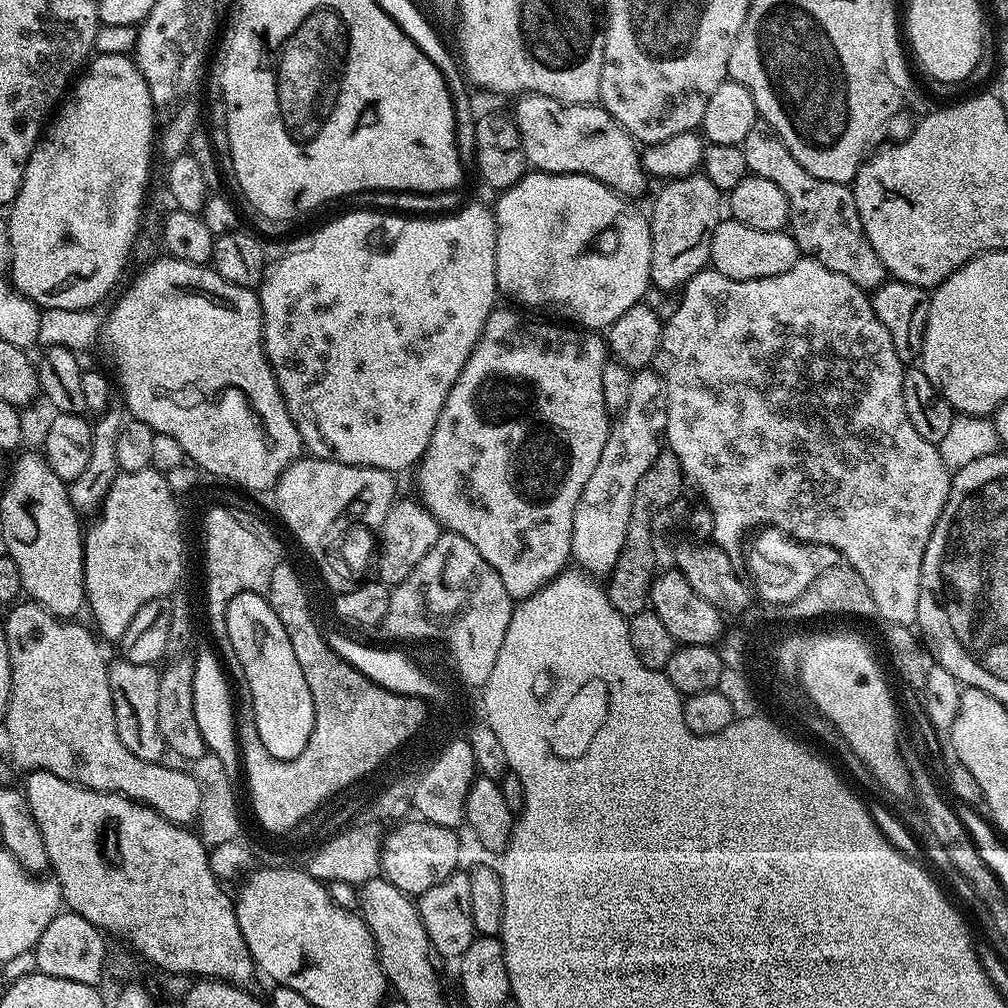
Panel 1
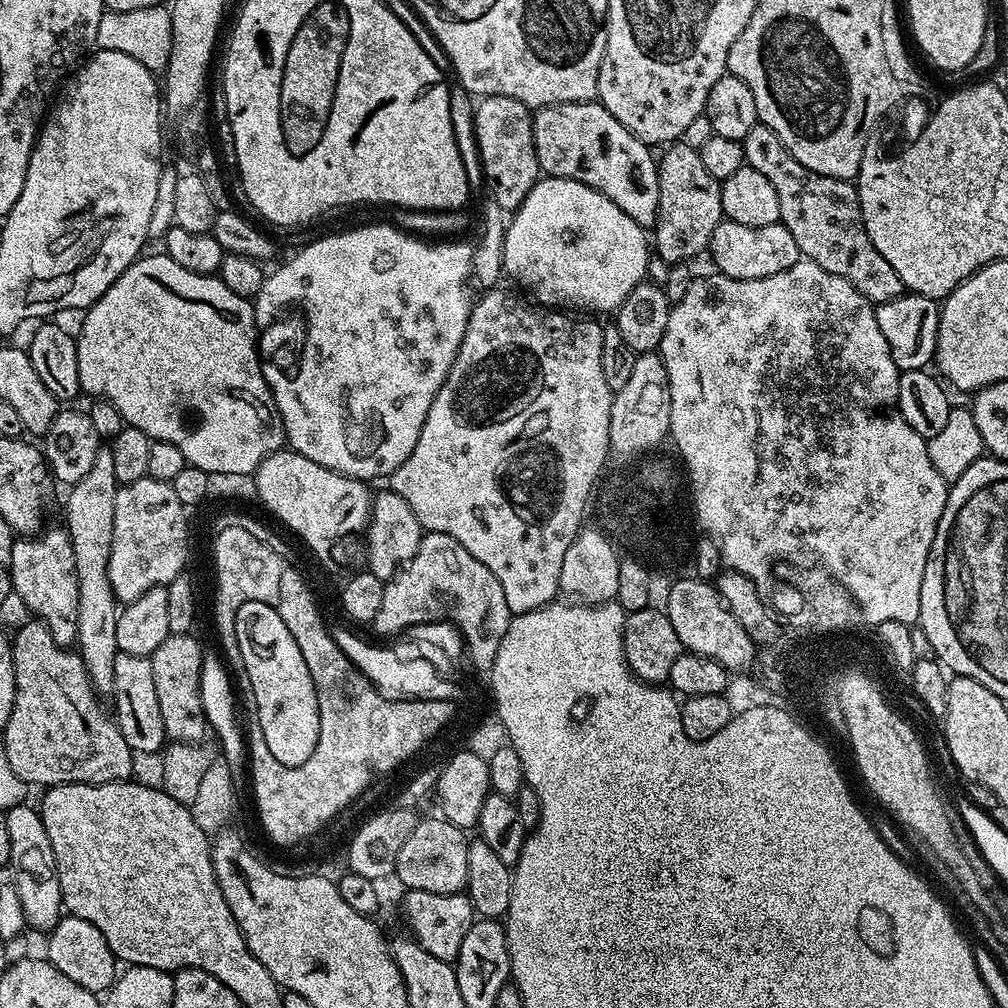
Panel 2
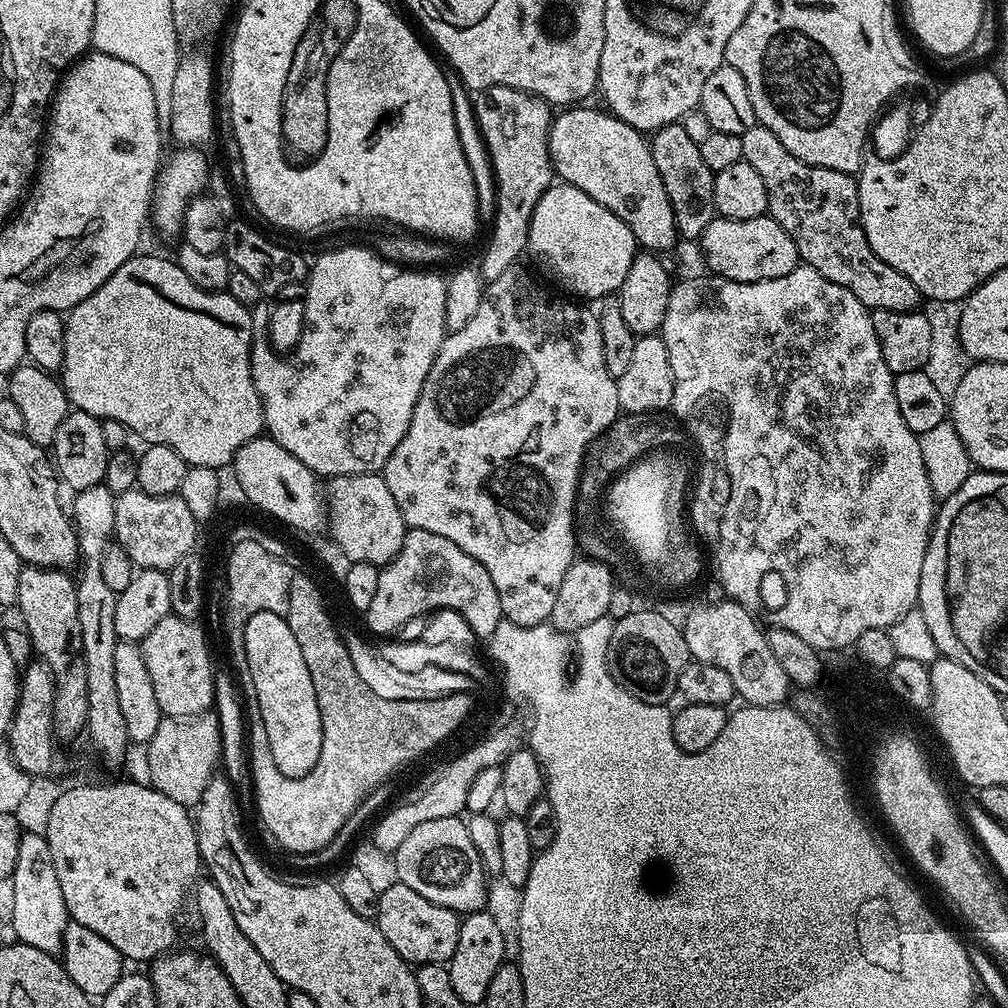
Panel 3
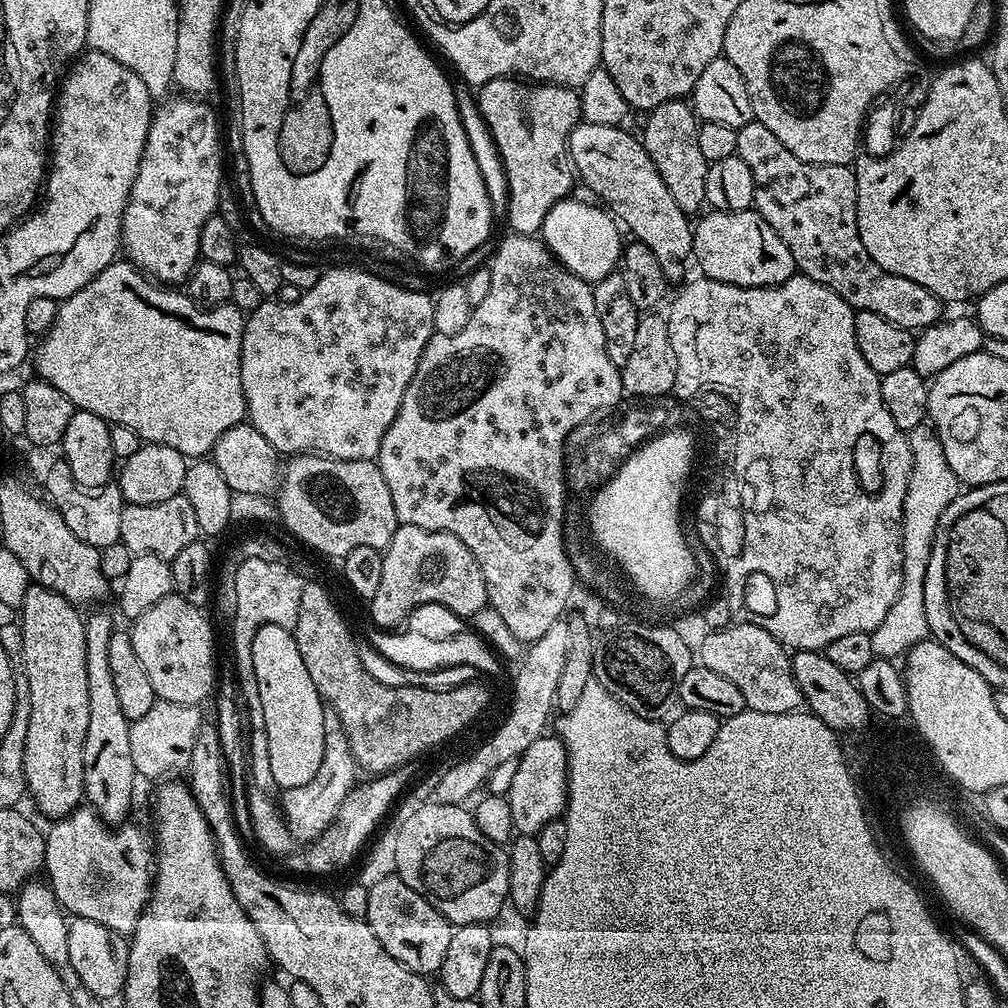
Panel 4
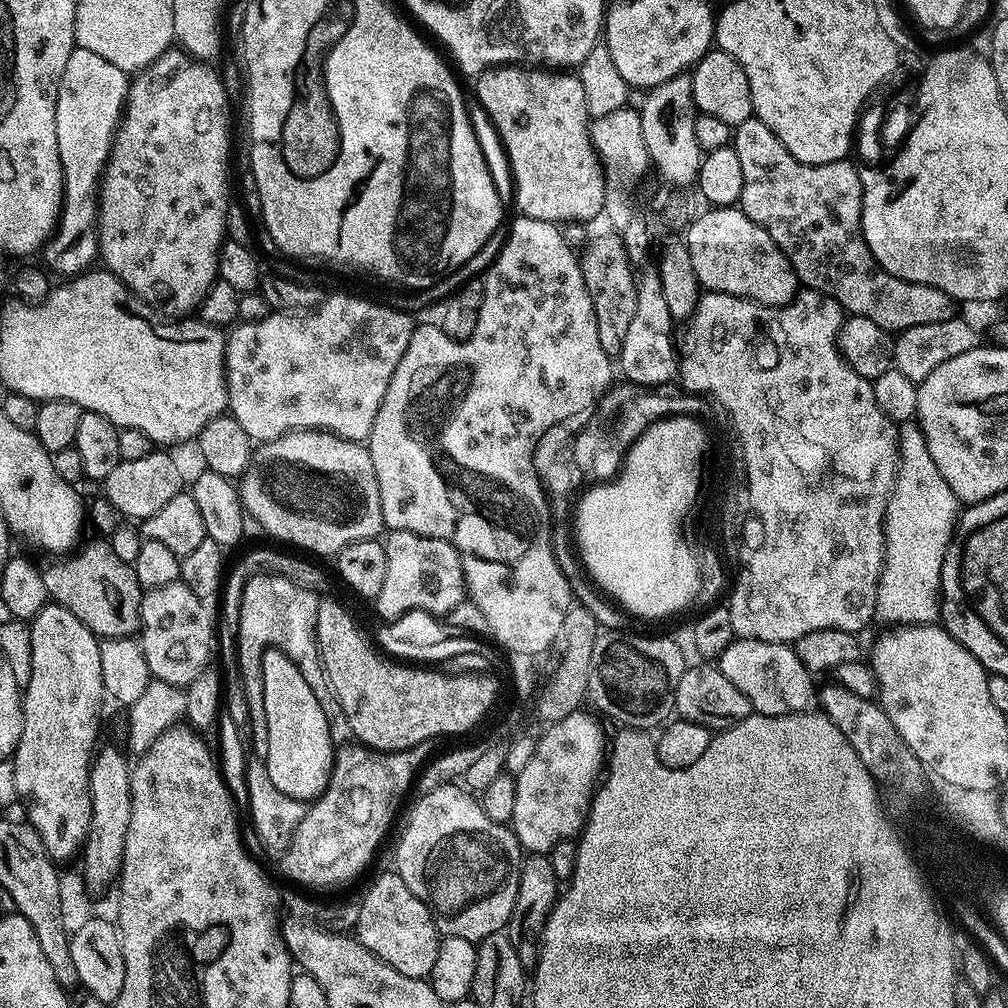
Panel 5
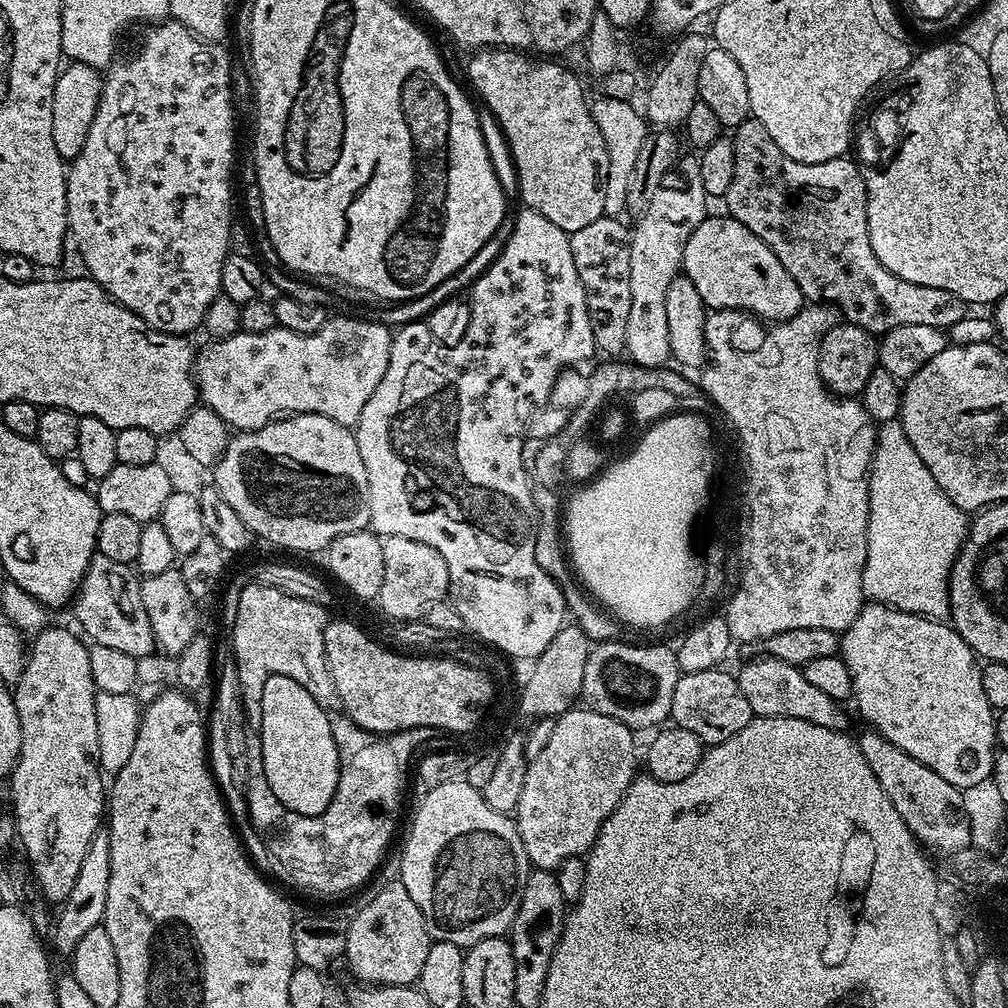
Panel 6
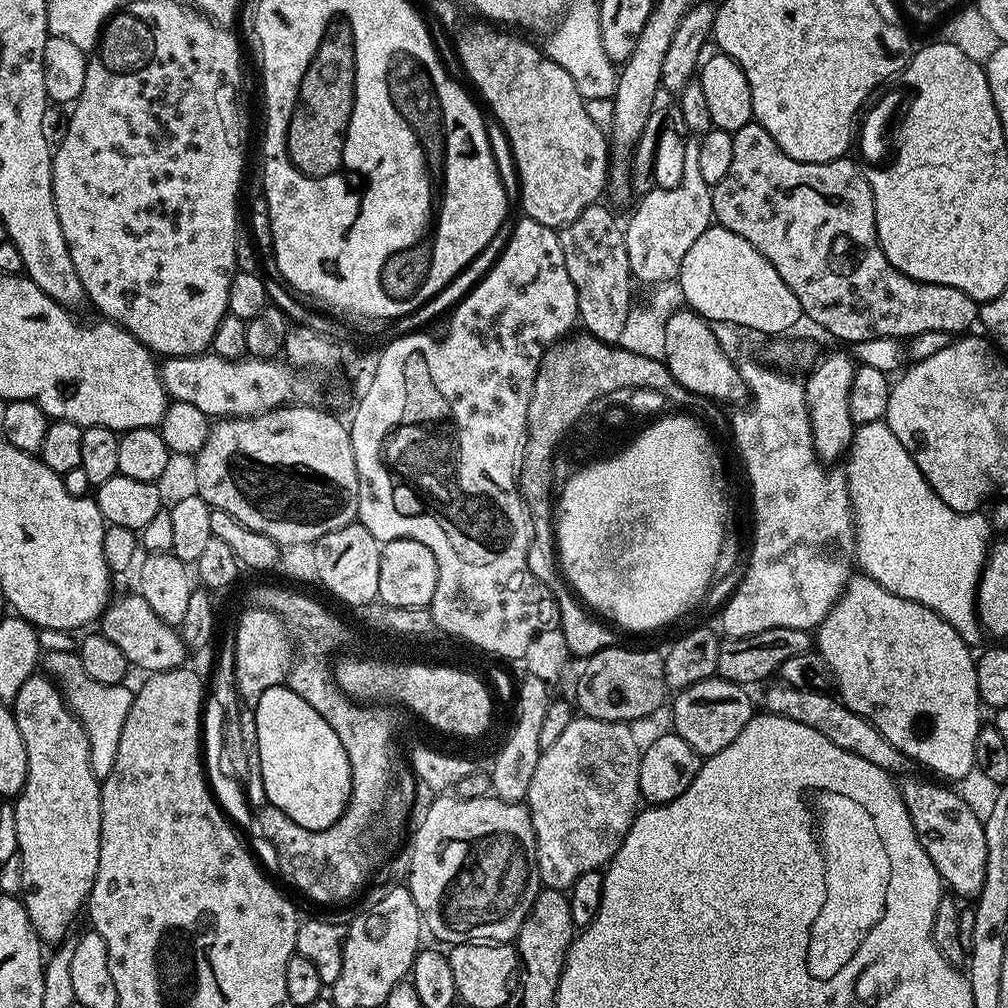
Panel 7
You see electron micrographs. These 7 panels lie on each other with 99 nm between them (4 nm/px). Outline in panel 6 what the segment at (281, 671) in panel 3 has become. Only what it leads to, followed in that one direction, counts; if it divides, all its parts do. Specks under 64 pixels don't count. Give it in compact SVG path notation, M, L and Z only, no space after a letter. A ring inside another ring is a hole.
M271 676L262 686L262 762L266 778L269 780L278 802L289 813L298 816L317 816L330 806L338 786L340 759L338 758L338 738L332 732L332 722L323 704L319 704L309 692L294 678Z

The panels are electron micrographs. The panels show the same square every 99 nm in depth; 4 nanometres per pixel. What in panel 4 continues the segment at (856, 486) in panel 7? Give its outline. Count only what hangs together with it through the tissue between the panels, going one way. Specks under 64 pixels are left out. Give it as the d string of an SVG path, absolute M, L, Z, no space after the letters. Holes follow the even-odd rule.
M923 423L907 433L907 437L912 451L912 474L904 503L904 527L900 533L900 549L904 555L902 579L894 606L886 610L886 618L870 633L876 658L903 657L915 644L929 639L924 583L932 543L946 506L950 506L950 502L954 502L962 491L960 480L951 469L950 462L946 460L935 428Z

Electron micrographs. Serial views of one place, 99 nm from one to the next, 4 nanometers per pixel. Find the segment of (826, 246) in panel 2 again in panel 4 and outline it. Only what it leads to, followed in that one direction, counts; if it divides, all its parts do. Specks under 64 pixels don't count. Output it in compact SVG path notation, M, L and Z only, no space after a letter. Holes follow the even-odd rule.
M754 118L746 126L736 129L738 146L736 155L750 166L750 174L754 174L754 208L766 222L770 222L770 230L786 242L790 254L794 258L799 275L814 278L822 286L834 290L856 312L873 312L882 314L886 322L894 322L894 326L902 326L909 330L923 330L942 320L945 301L939 300L926 286L918 286L918 282L910 282L910 278L902 278L898 274L890 274L870 258L866 246L862 246L862 238L858 234L858 218L856 203L856 173L847 164L807 164L798 159L778 138L774 138L771 130L766 130Z

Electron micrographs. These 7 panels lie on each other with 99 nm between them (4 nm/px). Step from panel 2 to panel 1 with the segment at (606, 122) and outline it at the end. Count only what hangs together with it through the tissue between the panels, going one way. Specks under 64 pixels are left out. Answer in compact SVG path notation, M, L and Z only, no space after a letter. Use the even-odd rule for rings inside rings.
M531 94L521 95L515 104L514 119L522 138L524 157L535 171L589 176L625 198L643 194L646 173L641 149L604 108L595 103L563 104L549 96Z

